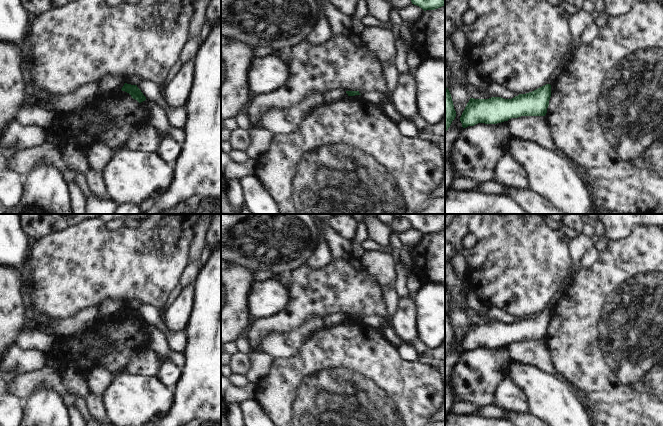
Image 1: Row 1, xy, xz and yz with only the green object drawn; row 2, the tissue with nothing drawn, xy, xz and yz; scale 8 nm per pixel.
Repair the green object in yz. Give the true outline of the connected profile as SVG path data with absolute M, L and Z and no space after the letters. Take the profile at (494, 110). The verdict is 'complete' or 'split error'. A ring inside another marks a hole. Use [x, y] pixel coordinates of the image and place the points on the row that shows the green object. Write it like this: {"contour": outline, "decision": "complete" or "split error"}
{"contour": "M546 84L532 92L519 94L512 99L491 97L470 98L460 121L462 127L478 123L497 124L521 116L545 116L551 97L551 85Z", "decision": "complete"}

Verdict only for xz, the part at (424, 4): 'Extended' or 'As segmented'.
As segmented.

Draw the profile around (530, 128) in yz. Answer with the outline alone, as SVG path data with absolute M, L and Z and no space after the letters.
M521 116L508 120L513 136L526 141L537 142L545 148L564 156L556 144L549 122L545 116Z

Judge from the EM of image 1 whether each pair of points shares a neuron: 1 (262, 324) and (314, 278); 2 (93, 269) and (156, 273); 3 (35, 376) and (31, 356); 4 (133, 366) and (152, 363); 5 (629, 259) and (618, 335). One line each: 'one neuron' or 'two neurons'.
1: one neuron
2: one neuron
3: two neurons
4: one neuron
5: one neuron

